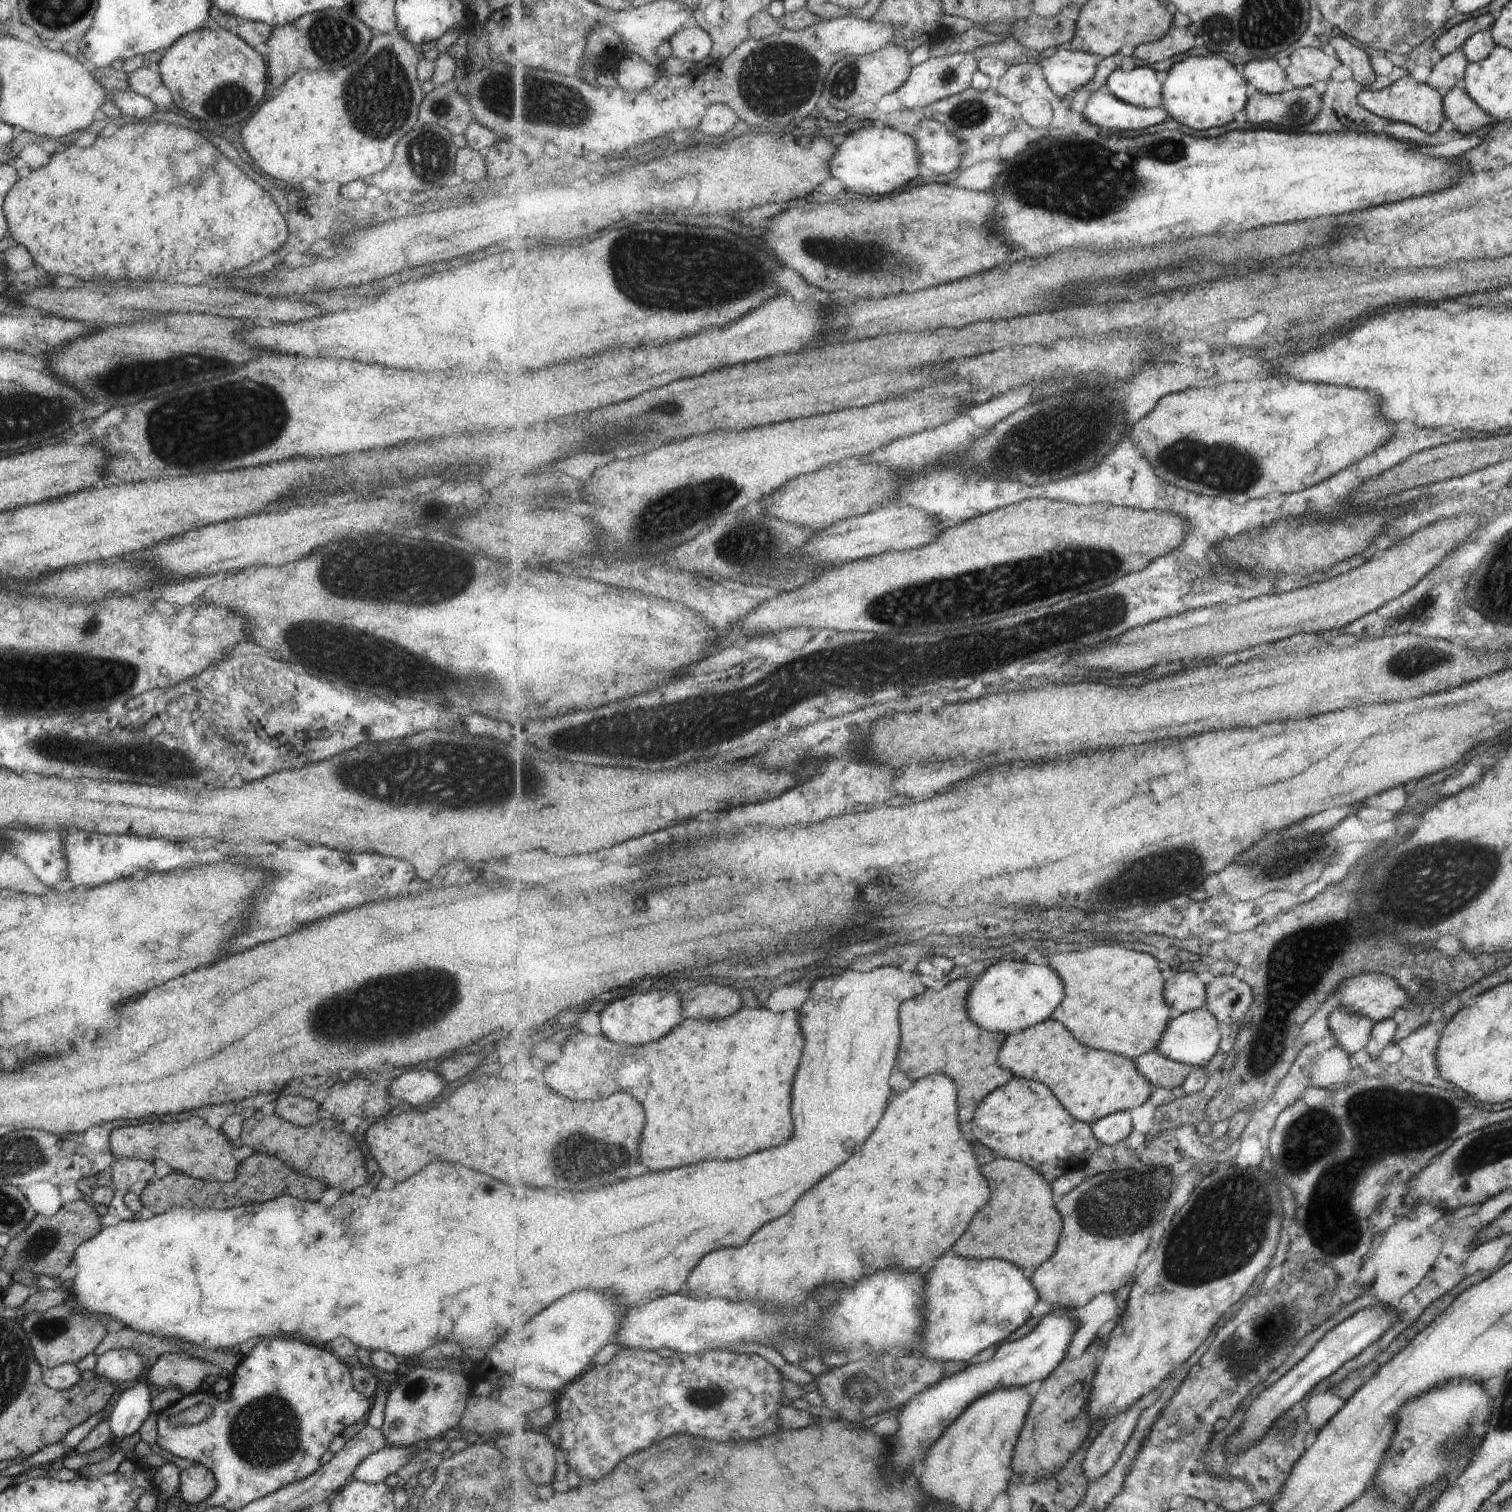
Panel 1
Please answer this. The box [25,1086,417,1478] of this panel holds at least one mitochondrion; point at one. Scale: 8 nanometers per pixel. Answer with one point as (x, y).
(265, 1432)

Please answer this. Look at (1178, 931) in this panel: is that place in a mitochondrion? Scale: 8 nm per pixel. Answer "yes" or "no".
no

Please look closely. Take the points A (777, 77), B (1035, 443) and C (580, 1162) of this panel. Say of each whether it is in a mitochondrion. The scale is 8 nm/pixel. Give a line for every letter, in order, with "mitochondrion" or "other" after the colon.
A: mitochondrion
B: mitochondrion
C: mitochondrion

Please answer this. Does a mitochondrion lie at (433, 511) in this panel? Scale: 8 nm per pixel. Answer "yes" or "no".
no

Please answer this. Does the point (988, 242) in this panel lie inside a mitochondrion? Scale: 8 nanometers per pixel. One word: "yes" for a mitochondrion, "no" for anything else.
no

